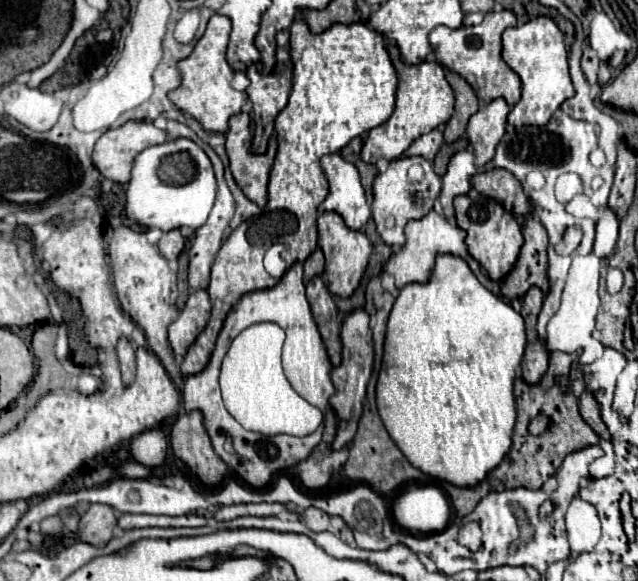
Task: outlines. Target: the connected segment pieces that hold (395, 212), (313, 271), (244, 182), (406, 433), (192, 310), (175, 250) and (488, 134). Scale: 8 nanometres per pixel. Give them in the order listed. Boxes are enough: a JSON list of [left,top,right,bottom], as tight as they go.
[[372,156,426,247],[304,247,324,283],[226,113,276,207],[376,255,524,487],[168,289,210,357],[158,229,184,261],[466,97,510,167]]

